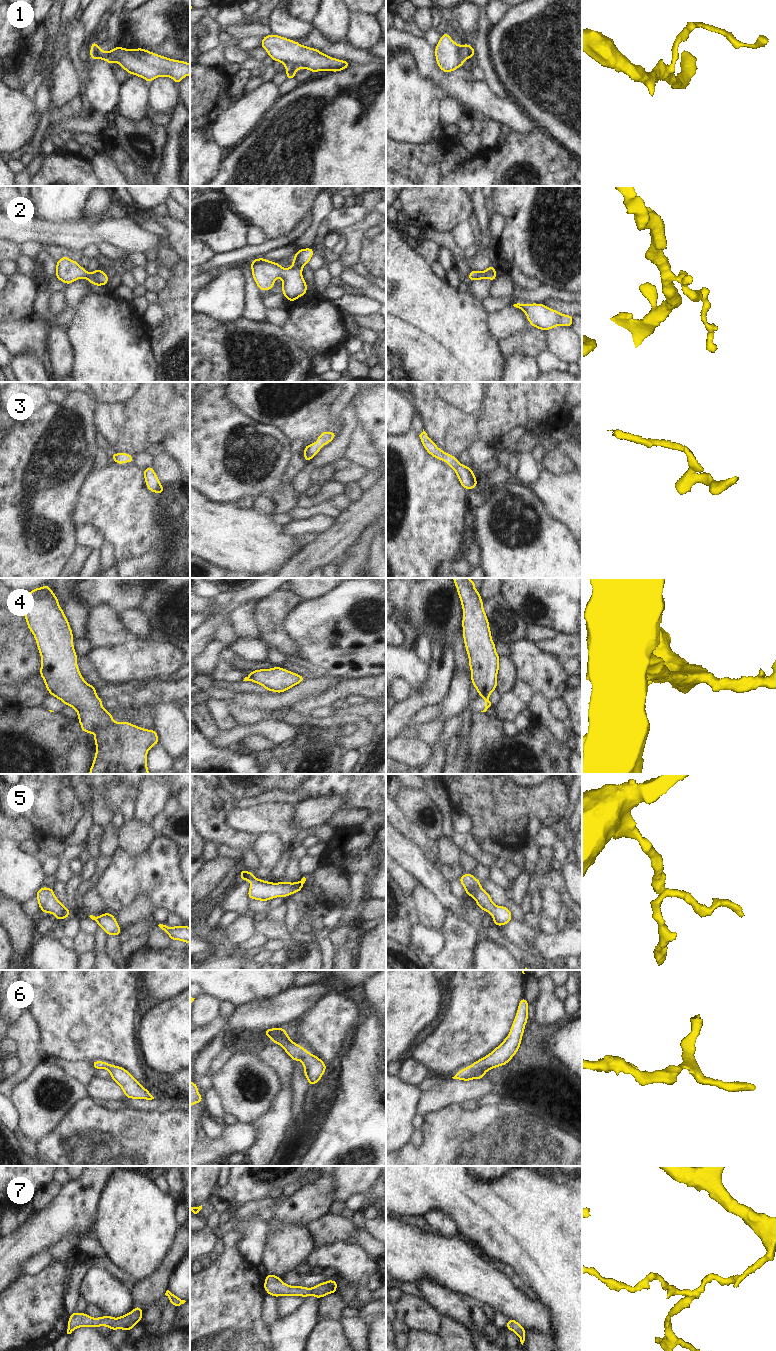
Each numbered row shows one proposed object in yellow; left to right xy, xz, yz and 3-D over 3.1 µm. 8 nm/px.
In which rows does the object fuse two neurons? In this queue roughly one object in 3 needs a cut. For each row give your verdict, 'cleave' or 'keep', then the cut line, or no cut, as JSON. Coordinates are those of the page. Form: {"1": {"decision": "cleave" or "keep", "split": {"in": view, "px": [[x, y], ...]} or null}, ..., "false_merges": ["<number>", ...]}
{"1": {"decision": "cleave", "split": {"in": "xy", "px": [[99, 48], [96, 56], [90, 58]]}}, "2": {"decision": "keep", "split": null}, "3": {"decision": "keep", "split": null}, "4": {"decision": "cleave", "split": {"in": "yz", "px": [[488, 696], [482, 697]]}}, "5": {"decision": "keep", "split": null}, "6": {"decision": "keep", "split": null}, "7": {"decision": "keep", "split": null}, "false_merges": ["1", "4"]}

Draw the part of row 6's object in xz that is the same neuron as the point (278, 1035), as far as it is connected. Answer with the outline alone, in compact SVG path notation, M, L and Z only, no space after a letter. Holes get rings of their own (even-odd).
M270 1028L263 1033L272 1040L274 1044L279 1044L295 1063L299 1060L304 1066L304 1075L309 1086L315 1085L322 1078L327 1065L317 1056L311 1054L301 1045L294 1043L285 1032L286 1028Z

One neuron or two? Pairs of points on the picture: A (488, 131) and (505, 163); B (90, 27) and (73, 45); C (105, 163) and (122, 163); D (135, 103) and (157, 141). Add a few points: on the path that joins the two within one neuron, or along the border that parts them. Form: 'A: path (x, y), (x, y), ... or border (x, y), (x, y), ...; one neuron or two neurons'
A: border (498, 144), (480, 151); two neurons
B: border (79, 21), (87, 35); two neurons
C: border (100, 151), (107, 156), (122, 175); two neurons
D: border (119, 113), (132, 119), (140, 119), (145, 115); two neurons

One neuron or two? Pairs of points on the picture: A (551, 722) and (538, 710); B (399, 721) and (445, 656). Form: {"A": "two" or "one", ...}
{"A": "one", "B": "one"}

